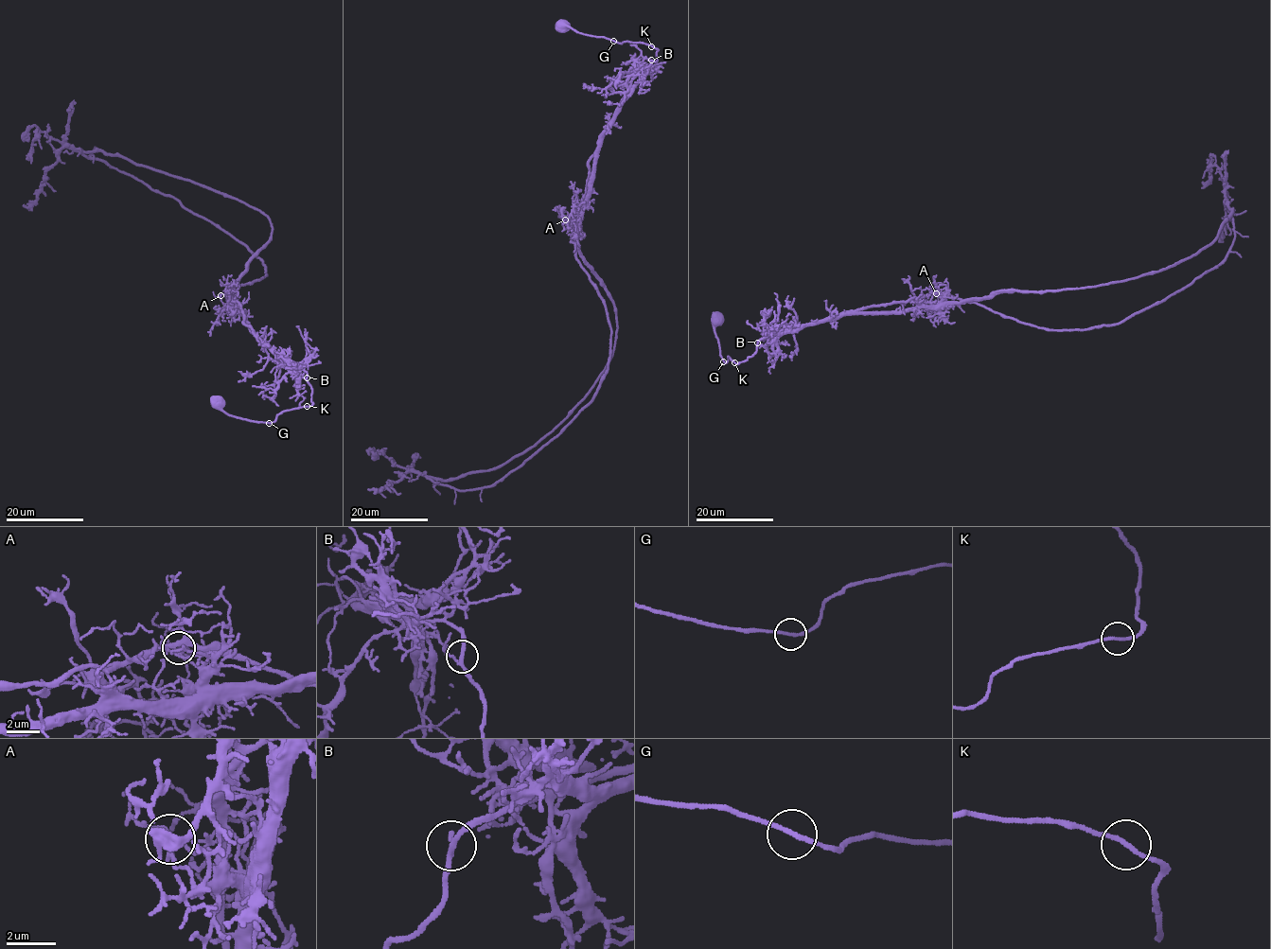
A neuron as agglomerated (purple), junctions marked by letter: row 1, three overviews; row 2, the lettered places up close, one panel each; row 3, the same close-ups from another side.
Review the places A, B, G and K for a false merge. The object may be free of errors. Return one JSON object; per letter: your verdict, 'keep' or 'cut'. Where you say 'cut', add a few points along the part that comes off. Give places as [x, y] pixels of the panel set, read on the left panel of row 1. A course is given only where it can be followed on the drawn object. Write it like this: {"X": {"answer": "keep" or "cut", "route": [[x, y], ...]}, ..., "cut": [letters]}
{"A": {"answer": "cut", "route": [[220, 295], [231, 286], [266, 275], [263, 261], [247, 247], [173, 197], [44, 131], [33, 141], [31, 163]]}, "B": {"answer": "keep"}, "G": {"answer": "keep"}, "K": {"answer": "keep"}, "cut": ["A"]}

